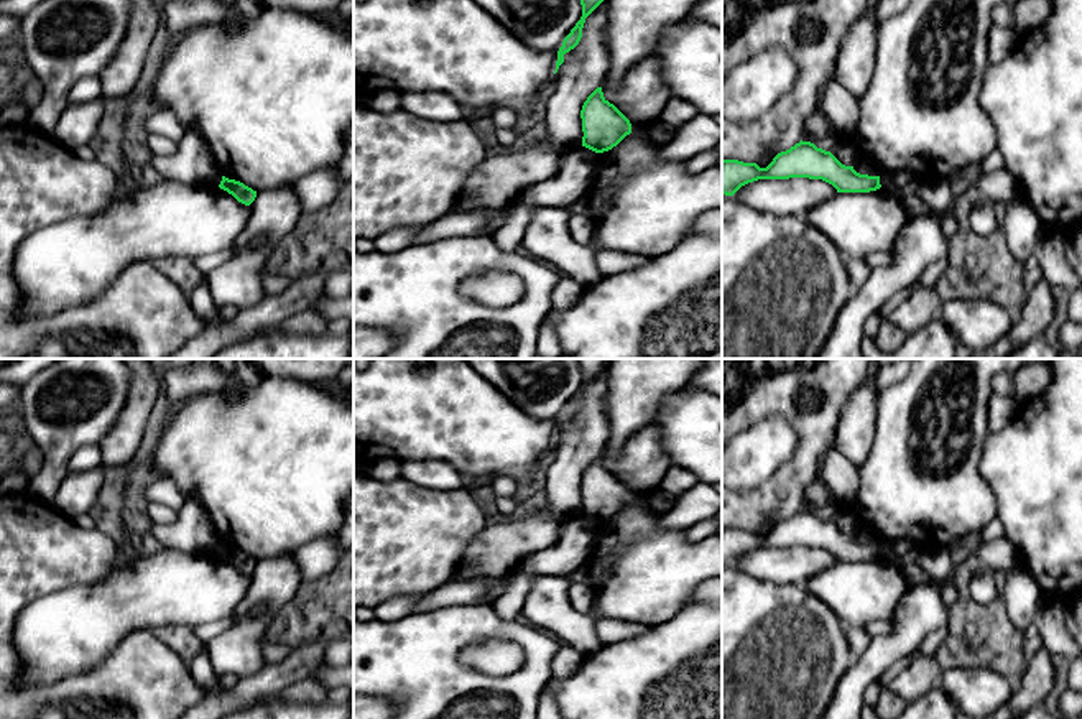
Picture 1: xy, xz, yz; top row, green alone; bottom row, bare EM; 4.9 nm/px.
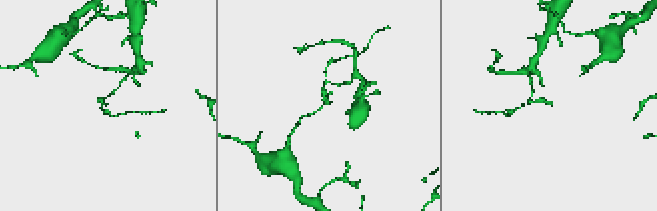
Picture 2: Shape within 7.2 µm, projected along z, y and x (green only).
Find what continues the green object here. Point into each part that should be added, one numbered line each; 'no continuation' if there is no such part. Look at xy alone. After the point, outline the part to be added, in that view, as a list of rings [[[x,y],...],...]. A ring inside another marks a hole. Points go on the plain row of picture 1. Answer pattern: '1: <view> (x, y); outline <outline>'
no continuation

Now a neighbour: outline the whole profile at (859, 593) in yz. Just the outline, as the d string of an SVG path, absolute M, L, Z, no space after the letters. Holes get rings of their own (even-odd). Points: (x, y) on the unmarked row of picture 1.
M880 556L870 561L835 561L811 576L804 587L822 601L842 624L865 627L875 620L890 622L909 584L898 563Z

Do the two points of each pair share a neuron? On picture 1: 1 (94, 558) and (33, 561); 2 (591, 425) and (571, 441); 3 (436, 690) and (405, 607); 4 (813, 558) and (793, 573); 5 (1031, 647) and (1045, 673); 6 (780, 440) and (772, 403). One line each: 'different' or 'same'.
1: same
2: same
3: different
4: same
5: different
6: different

